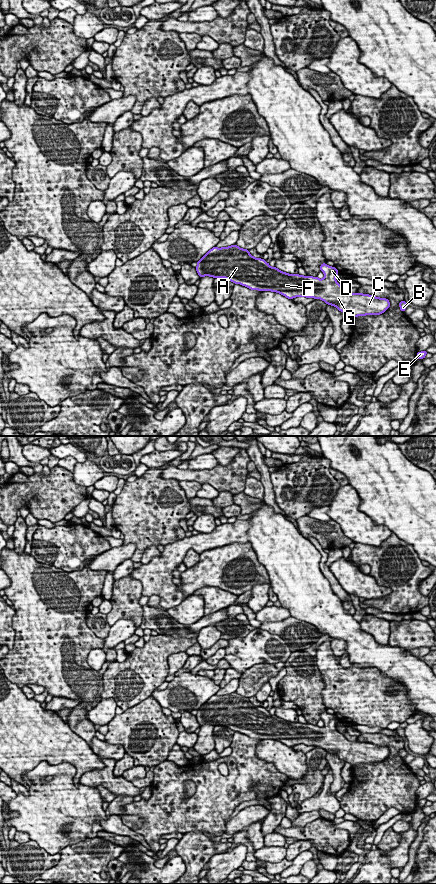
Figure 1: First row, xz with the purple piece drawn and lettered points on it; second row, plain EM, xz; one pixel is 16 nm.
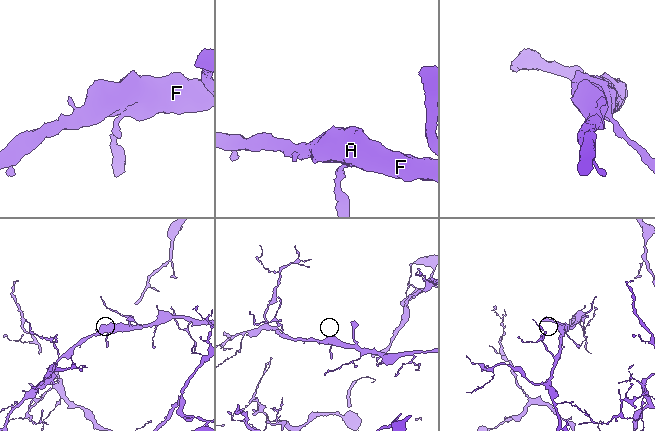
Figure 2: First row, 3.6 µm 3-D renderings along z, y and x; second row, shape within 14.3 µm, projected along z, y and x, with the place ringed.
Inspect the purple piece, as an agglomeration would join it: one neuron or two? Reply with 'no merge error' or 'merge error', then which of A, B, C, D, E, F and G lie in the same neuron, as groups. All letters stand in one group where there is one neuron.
no merge error | A B C D E F G

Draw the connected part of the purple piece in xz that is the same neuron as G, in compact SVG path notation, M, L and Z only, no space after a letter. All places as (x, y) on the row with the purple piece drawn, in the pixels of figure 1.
M236 244L229 247L213 247L198 262L196 271L201 277L226 278L234 284L251 290L272 291L288 299L307 297L321 299L335 306L351 318L365 315L380 315L389 307L386 298L369 294L348 293L336 281L338 270L326 263L320 265L324 278L288 274L271 267L266 260L255 258L247 249Z

